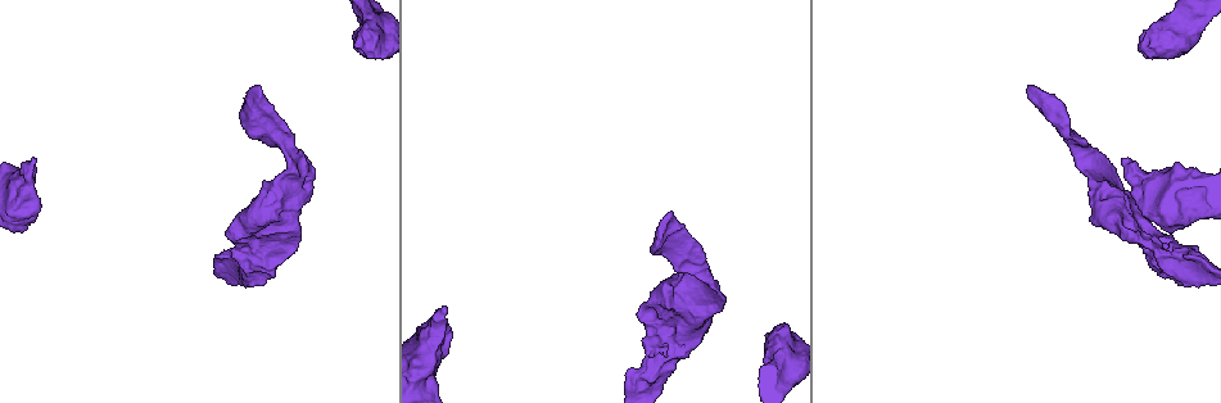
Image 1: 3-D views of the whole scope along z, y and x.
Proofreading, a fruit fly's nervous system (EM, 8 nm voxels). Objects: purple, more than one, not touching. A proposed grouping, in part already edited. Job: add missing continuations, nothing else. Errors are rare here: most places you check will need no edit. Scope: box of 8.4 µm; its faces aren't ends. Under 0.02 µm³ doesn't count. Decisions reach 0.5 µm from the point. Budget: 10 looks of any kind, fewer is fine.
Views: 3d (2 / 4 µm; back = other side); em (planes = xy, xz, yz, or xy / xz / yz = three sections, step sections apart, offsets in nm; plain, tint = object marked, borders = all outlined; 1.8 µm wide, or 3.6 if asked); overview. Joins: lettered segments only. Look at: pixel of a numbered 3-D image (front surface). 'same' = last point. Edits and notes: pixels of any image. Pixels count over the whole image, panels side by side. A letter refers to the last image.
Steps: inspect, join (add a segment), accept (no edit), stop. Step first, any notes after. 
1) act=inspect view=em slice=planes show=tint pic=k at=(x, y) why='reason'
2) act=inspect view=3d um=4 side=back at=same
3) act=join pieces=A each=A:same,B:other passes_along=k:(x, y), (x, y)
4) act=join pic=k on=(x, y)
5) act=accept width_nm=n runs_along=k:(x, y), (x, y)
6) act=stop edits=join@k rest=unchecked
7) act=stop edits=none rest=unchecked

act=inspect view=em slice=planes show=borders pic=1 at=(1133, 236) why='stops while still wide'

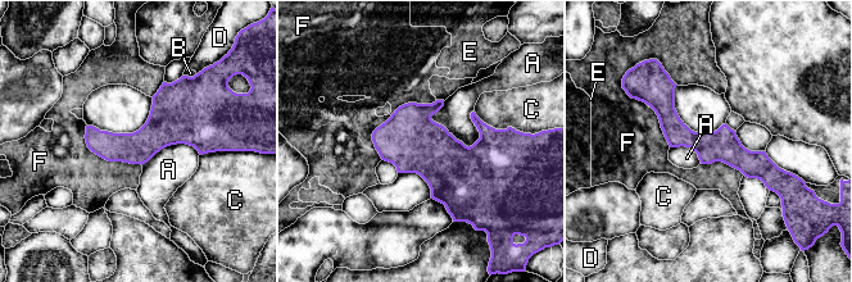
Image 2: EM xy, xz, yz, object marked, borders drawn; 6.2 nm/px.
act=accept each=A:other,B:other,C:other,D:other,E:other,F:other border=2:(443, 101), (431, 118), (471, 146) found='no lettered segment goes on from it'

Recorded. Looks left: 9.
act=inspect view=em slice=yz step=16 show=borders pic=1 at=(31, 158)

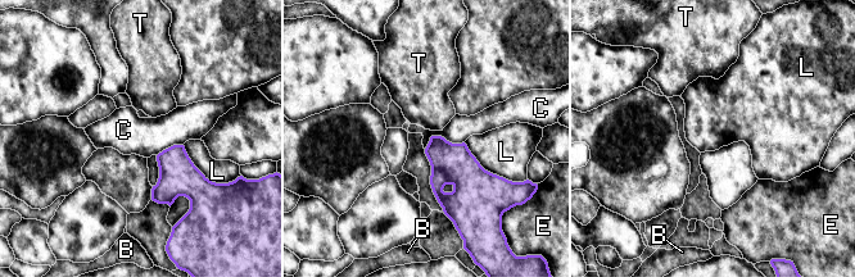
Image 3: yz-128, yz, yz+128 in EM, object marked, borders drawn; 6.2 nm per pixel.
act=accept each=B:other,C:other,E:other,L:other,T:other found='none of them fits'

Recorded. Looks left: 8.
act=inspect view=em um=3.6 slice=planes show=plain pic=1 at=(782, 346)

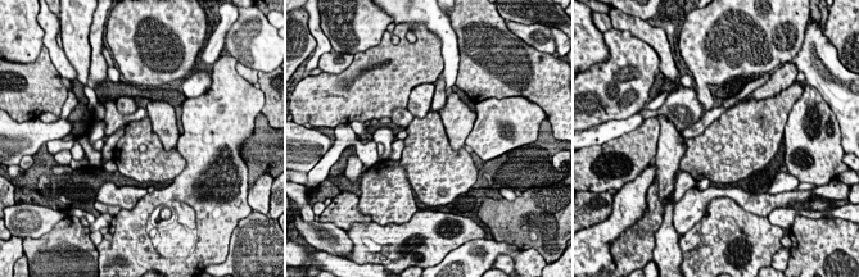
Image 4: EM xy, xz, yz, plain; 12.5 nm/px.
act=inspect view=em um=3.6 slice=planes show=borders at=same

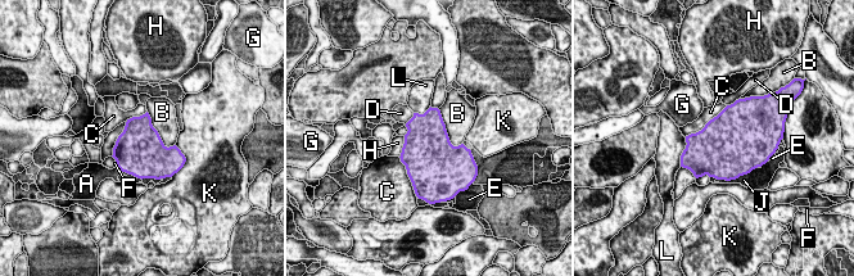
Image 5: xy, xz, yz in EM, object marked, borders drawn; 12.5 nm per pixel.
act=accept width_nm=600 each=A:other,B:other,C:other,D:other,E:other,F:other,G:other,H:other,J:other,K:other,L:other border=5:(438, 109), (448, 140), (462, 144) found='no lettered segment goes on from it'

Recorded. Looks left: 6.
act=inspect view=em slice=xz step=16 show=borders pic=1 at=(1030, 85) why='an open end'

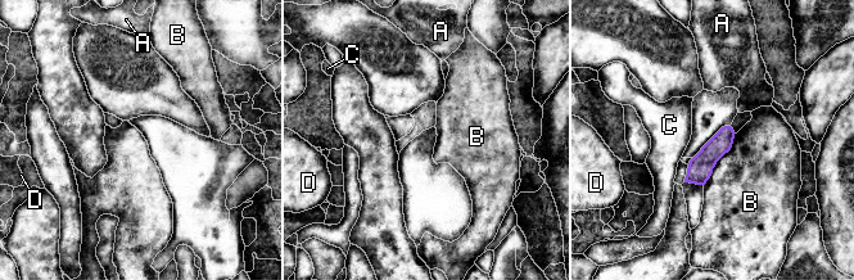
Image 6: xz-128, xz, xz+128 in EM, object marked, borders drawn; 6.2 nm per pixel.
act=inspect view=em slice=yz step=4 show=borders at=same why='cut it another way'

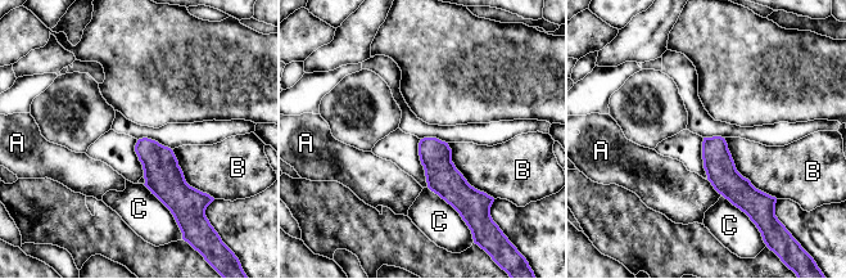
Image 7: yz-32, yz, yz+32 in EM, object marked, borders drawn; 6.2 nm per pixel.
act=accept width_nm=170 longest_contact=B:500nm each=A:other,B:other,C:other found='no lettered segment goes on from it'

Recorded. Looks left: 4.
act=stop edits=none rest=unchecked

